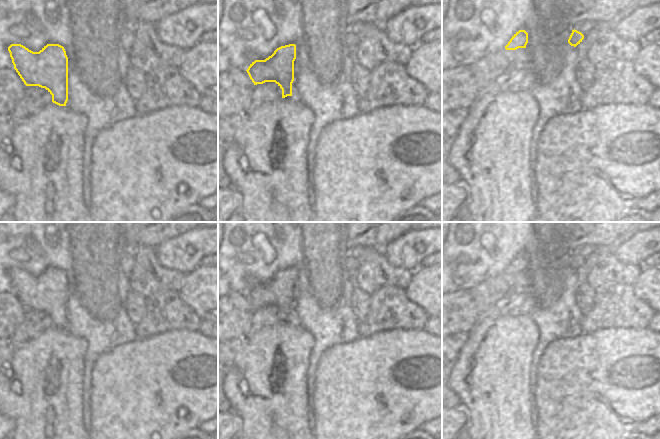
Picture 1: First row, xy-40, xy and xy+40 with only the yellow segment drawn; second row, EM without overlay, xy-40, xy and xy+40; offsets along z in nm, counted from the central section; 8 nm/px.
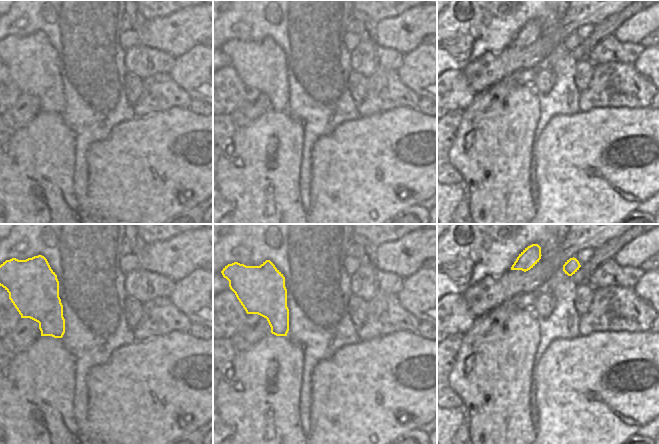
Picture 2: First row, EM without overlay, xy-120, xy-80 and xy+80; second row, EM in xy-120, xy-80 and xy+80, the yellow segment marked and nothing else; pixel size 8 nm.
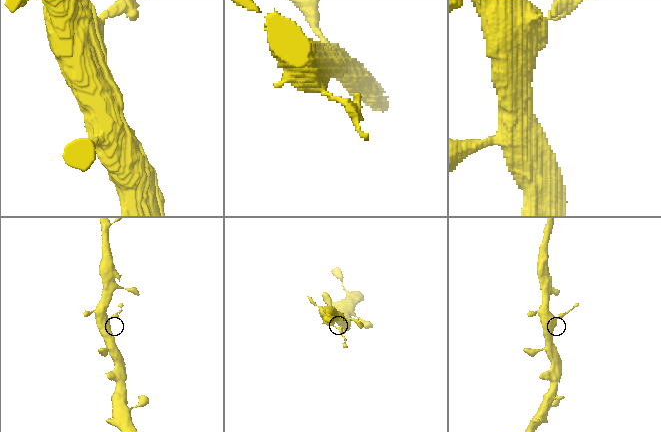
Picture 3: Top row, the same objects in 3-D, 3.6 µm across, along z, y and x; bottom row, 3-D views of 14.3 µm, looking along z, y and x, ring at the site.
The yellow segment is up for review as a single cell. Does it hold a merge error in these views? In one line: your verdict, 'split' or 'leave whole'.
split

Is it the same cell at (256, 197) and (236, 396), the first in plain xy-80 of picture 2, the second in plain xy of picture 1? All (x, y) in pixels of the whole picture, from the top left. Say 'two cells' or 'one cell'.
one cell

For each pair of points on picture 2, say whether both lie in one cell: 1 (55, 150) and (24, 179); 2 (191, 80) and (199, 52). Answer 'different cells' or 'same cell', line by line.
1: same cell
2: same cell

